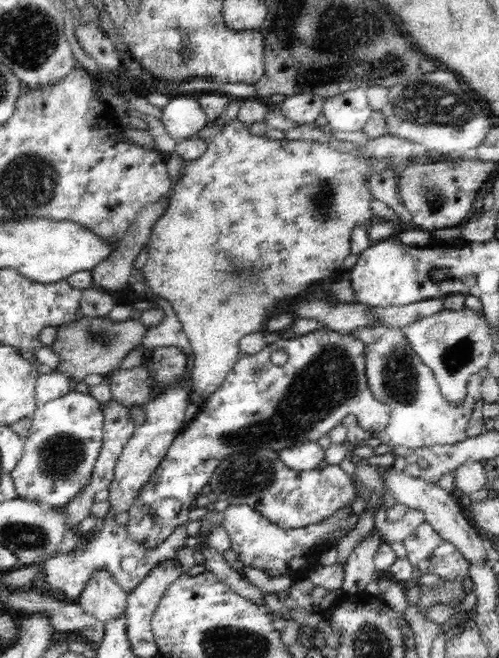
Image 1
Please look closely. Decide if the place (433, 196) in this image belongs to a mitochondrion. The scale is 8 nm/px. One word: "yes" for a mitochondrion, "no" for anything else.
yes

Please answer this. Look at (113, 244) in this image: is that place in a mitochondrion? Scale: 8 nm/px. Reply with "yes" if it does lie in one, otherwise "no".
no

